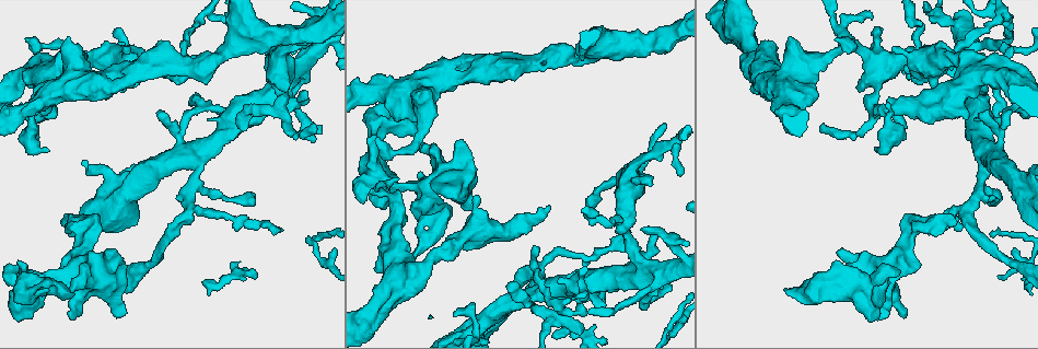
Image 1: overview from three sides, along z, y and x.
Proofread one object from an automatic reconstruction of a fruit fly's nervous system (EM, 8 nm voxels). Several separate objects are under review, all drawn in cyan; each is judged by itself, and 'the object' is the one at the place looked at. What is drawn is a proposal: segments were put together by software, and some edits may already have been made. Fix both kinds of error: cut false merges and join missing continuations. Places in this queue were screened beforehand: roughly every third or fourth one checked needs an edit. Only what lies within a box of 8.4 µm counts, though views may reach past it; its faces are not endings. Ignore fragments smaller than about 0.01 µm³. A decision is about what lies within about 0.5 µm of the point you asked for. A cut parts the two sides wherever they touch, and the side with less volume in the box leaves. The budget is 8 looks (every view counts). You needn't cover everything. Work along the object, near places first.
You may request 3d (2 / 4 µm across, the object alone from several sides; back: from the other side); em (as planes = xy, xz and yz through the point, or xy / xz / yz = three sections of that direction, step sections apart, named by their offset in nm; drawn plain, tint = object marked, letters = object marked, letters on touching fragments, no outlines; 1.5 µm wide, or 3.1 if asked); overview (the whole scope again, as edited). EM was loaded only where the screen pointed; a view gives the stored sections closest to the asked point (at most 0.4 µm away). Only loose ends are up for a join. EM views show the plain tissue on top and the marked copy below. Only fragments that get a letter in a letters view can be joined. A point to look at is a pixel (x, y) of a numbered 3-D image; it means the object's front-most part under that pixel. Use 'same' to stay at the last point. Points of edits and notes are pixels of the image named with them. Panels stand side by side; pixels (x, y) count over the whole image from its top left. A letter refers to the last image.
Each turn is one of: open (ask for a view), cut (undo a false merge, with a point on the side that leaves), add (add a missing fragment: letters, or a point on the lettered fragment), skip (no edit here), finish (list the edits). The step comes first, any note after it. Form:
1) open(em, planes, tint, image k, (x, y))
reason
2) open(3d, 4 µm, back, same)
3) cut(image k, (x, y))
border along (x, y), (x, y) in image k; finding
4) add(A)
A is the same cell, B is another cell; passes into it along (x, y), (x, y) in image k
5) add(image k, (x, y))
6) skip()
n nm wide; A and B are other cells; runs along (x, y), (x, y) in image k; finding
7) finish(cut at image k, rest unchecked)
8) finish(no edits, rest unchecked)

open(em, planes, letters, image 1, (184, 201))
three-way junction

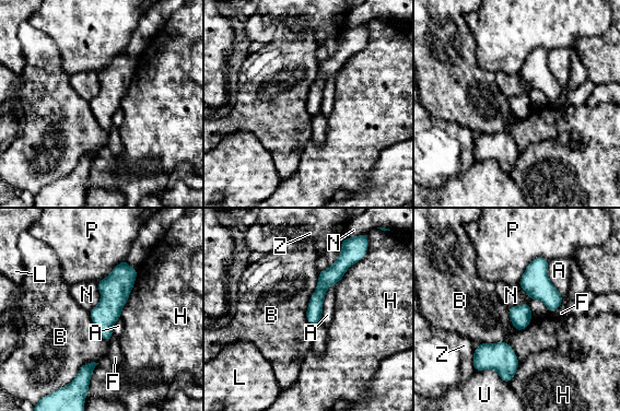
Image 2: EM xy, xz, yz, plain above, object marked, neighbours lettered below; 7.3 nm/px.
skip()
120 nm wide; A, B, F, H, L, N, P, U and Z are other cells; border along (97, 283), (100, 300), (89, 310) in image 2; continuous, no second cell

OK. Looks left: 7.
open(3d, 2 µm, back, image 1, (579, 308))
thin neck

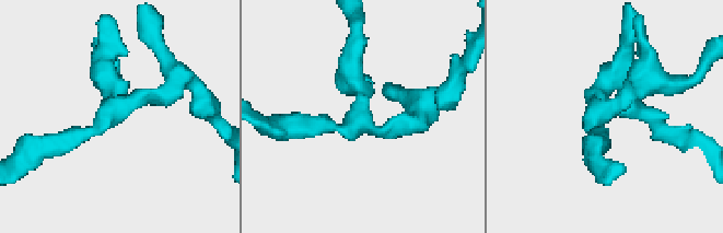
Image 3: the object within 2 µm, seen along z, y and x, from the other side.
open(em, xz, step 8, tint, image 3, (357, 122))
now the EM

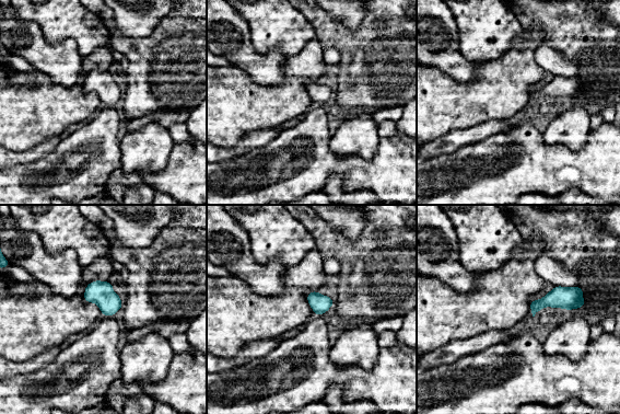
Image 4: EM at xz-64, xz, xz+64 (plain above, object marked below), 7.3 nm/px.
open(em, xz, step 8, letters, same)
see the neighbours

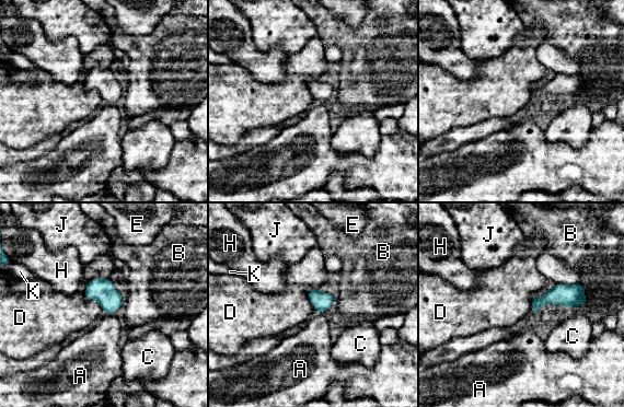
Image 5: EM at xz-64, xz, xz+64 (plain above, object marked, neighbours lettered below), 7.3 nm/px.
skip()
140 nm wide; A, B, C, D, E, H, J and K are other cells; border along (96, 277), (85, 298), (103, 310) in image 5; continuous, no second cell

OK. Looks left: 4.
open(em, yz, step 8, letters, image 1, (886, 102))
an open end

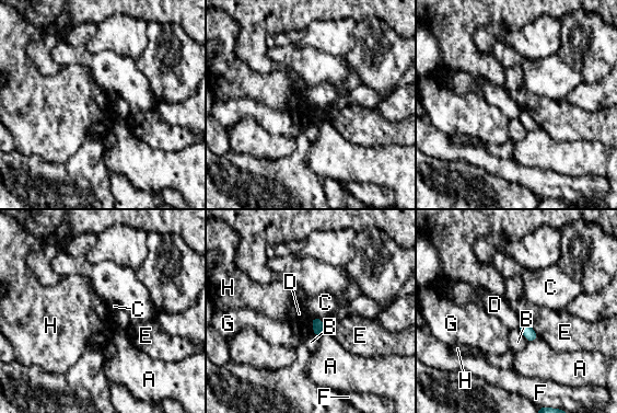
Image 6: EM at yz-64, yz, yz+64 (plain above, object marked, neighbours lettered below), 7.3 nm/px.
skip()
A, B, C, D, E, F, G and H are other cells; border along (314, 317), (322, 320) in image 6; no lettered fragment goes on from it

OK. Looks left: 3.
finish(no edits, rest unchecked)

